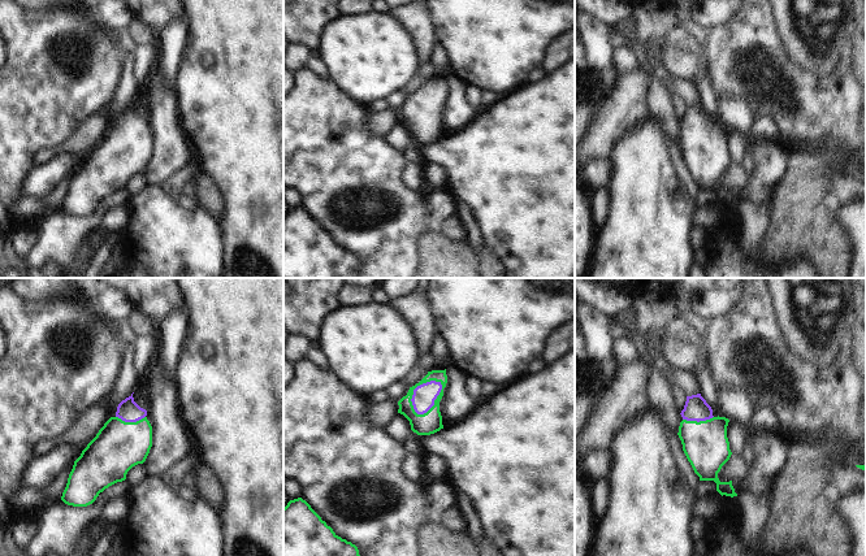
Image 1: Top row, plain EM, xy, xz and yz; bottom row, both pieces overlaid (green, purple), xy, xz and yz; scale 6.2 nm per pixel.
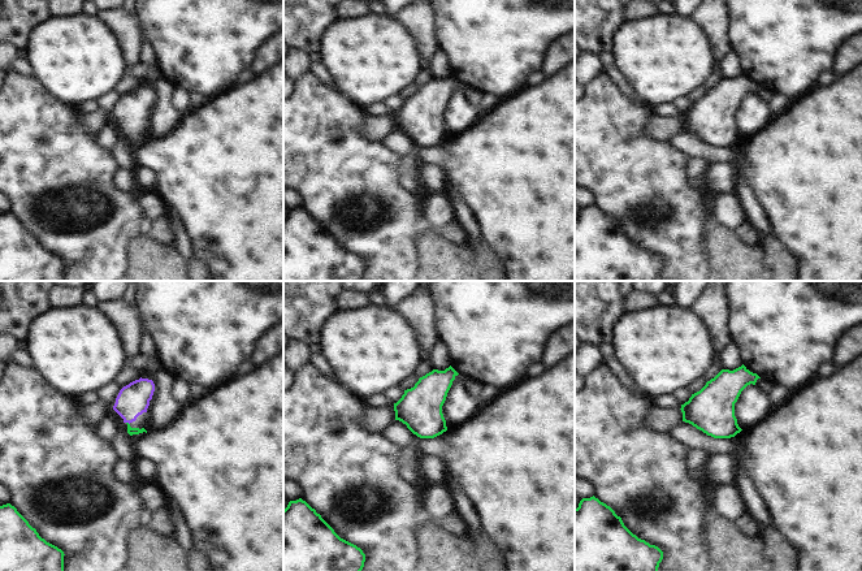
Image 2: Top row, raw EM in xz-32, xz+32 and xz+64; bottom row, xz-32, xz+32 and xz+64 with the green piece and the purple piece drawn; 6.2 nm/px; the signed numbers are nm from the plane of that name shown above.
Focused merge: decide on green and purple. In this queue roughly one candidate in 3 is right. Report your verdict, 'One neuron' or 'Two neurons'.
One neuron.

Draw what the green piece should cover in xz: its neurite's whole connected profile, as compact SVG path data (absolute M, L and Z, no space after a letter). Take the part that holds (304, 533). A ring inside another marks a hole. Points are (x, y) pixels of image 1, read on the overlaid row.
M302 498L283 508L283 556L360 556L351 542L338 537Z

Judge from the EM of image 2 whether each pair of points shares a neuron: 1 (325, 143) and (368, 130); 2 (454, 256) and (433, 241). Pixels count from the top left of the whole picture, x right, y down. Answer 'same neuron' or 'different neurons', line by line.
1: different neurons
2: same neuron

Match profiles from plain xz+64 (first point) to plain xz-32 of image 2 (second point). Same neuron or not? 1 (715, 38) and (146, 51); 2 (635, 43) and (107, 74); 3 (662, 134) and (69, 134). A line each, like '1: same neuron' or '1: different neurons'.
1: different neurons
2: same neuron
3: different neurons

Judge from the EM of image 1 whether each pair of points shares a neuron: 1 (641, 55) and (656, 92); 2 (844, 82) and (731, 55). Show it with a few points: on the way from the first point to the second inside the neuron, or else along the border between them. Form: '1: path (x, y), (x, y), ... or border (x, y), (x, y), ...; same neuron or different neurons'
1: path (644, 64), (656, 83); same neuron
2: path (818, 90), (787, 87), (774, 82), (760, 68); same neuron

